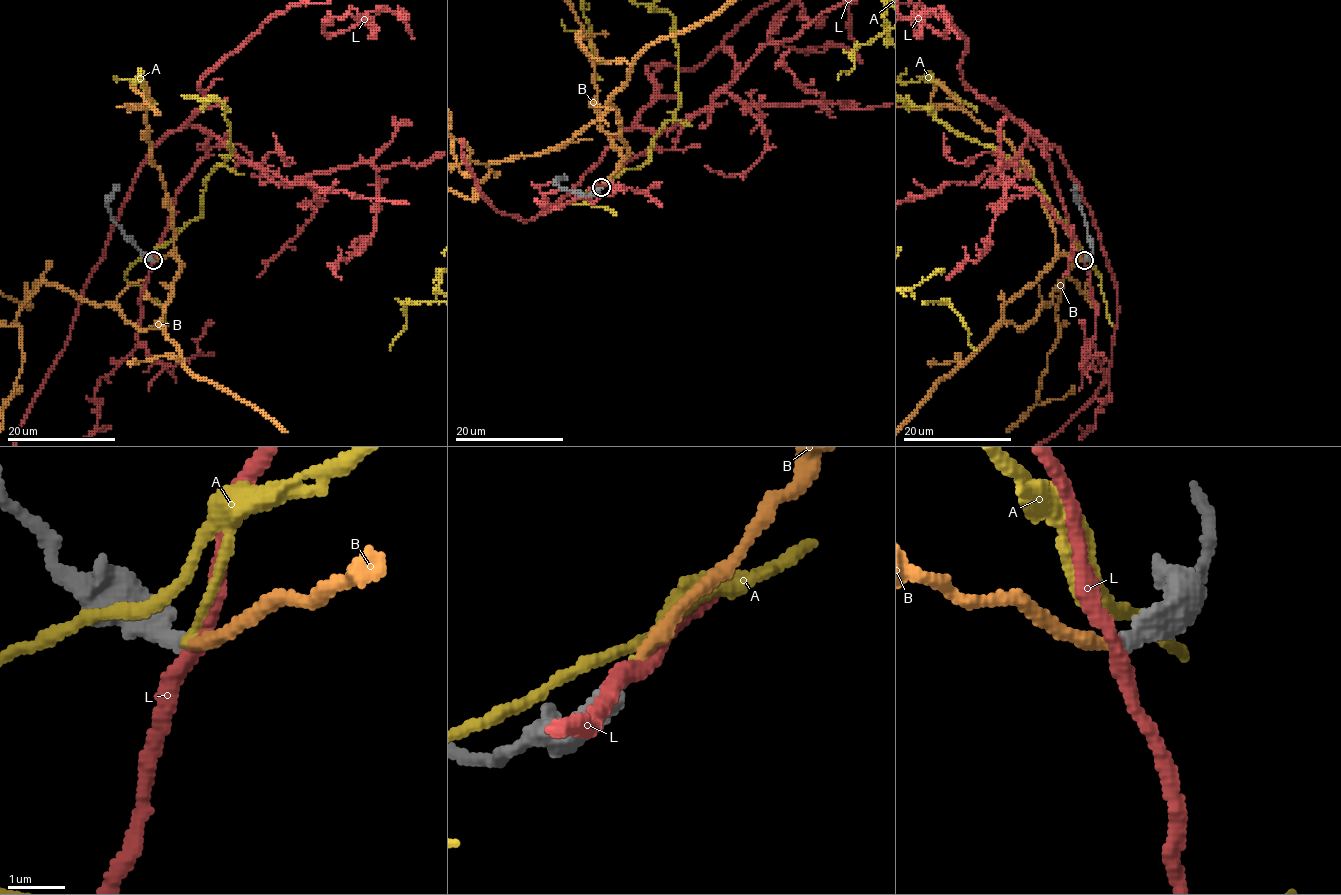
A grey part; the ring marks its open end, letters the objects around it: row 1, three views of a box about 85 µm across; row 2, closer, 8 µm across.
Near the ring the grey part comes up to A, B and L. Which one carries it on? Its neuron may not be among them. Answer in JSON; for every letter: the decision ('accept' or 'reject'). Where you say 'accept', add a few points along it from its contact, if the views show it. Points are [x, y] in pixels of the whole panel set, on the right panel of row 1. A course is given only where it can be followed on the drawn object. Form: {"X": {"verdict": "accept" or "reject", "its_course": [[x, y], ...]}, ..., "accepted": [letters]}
{"A": {"verdict": "reject"}, "B": {"verdict": "accept"}, "L": {"verdict": "reject"}, "accepted": ["B"]}

